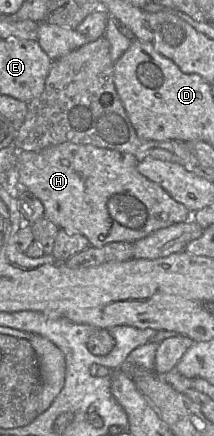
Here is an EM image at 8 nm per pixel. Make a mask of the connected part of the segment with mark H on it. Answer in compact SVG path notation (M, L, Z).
M62 143L35 151L18 151L17 186L40 200L46 219L59 229L84 235L92 247L101 248L113 242L134 243L157 230L186 222L193 214L159 184L142 175L137 170L138 162L130 153L87 144Z

